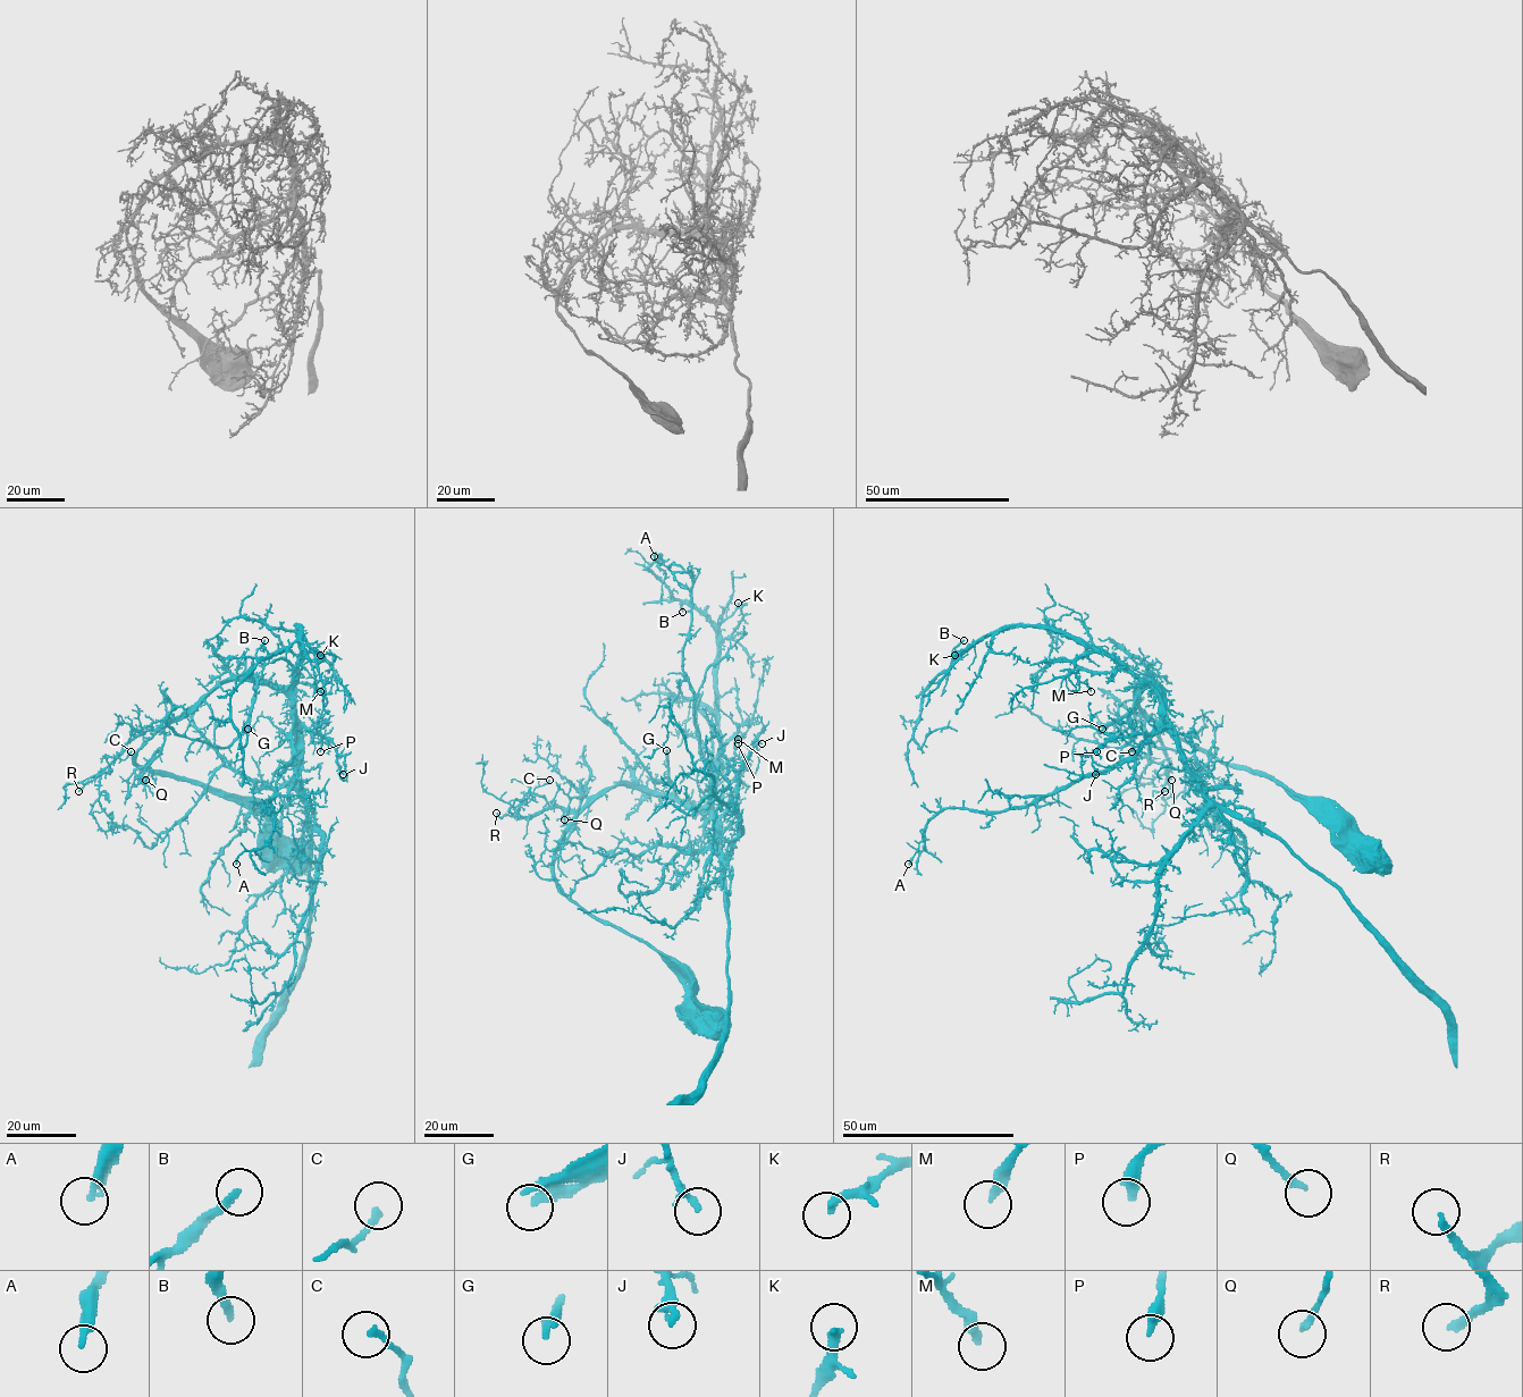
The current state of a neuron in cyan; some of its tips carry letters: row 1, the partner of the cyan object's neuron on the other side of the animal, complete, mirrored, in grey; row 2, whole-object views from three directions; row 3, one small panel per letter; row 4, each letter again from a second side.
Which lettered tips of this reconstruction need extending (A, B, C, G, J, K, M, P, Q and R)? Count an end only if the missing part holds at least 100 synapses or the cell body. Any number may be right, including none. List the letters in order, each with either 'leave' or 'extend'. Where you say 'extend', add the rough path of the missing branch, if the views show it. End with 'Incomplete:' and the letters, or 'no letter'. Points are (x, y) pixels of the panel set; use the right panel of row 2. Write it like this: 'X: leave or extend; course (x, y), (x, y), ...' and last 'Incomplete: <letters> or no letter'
A: leave
B: leave
C: leave
G: extend; course (1102, 729), (1085, 729), (1066, 734), (1050, 751), (1035, 757), (1012, 776), (996, 776), (990, 783), (977, 776)
J: leave
K: leave
M: leave
P: leave
Q: leave
R: leave
Incomplete: G

